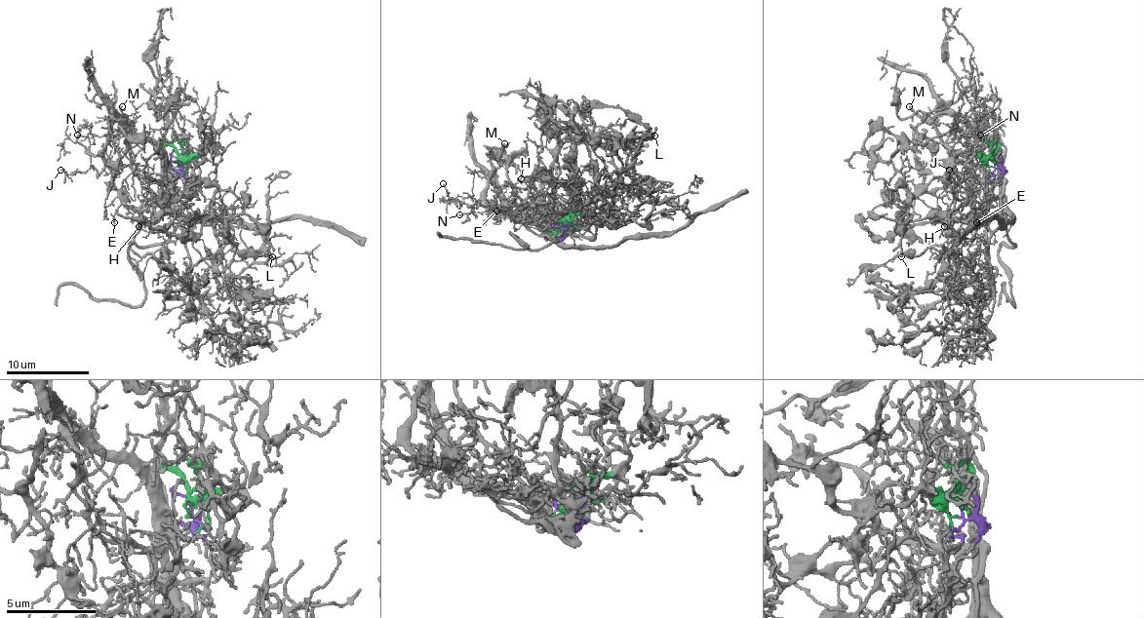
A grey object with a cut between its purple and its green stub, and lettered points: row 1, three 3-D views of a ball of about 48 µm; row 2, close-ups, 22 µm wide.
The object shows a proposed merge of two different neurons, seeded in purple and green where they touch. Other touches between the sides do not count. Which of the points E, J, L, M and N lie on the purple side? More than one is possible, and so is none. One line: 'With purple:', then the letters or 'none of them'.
With purple: L

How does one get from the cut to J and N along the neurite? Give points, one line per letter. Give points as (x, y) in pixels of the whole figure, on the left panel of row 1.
J: (177, 159), (168, 144), (144, 136), (91, 135), (89, 151), (103, 161), (99, 172), (60, 170)
N: (177, 159), (168, 144), (159, 144), (144, 136), (118, 133), (114, 136), (77, 135)

